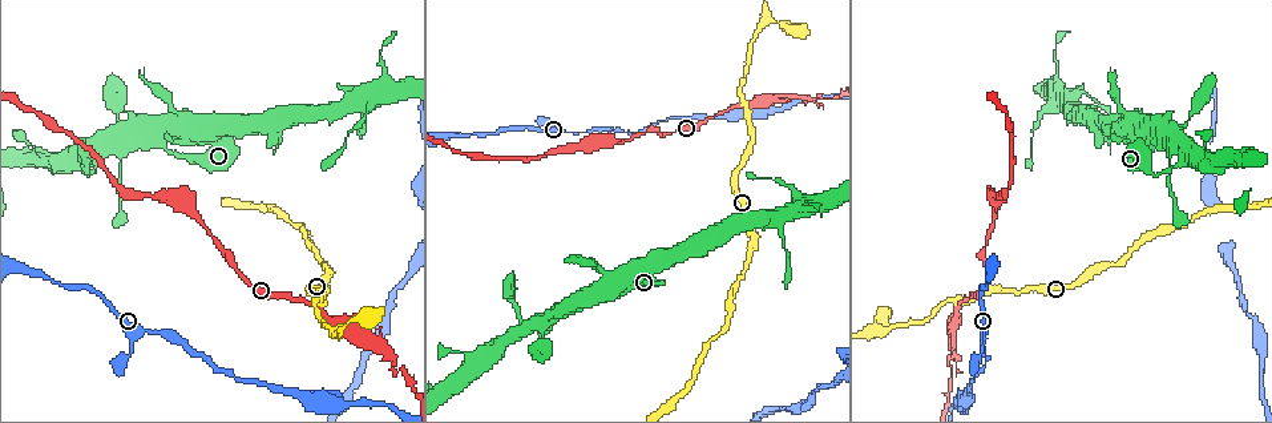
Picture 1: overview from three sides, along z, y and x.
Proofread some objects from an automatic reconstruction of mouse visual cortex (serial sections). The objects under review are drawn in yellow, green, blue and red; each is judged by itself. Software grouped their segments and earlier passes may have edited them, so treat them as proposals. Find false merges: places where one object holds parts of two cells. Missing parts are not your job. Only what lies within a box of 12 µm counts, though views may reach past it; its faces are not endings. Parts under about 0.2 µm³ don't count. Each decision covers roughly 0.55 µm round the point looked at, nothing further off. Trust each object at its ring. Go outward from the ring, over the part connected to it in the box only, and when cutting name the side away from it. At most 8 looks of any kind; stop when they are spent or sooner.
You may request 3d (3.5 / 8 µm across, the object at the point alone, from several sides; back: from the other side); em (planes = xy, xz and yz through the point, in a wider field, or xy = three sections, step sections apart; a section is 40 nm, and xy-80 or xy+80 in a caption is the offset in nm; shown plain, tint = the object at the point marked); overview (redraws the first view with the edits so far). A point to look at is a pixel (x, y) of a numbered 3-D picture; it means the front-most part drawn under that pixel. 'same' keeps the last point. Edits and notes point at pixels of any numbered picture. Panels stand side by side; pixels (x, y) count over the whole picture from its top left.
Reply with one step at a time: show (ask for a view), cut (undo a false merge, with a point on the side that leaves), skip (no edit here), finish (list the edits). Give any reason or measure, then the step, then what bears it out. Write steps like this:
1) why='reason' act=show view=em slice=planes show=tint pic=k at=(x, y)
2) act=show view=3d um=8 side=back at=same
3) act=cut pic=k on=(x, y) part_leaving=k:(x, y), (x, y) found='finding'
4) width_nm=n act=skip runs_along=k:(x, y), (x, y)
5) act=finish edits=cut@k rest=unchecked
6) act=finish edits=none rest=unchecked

why='calibre changes' act=show view=3d um=3.5 pic=1 at=(790, 98)

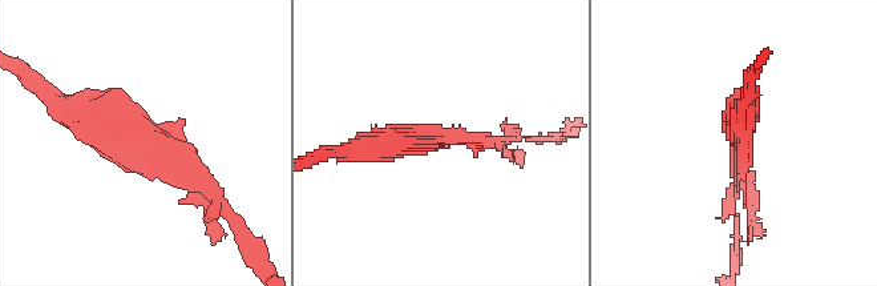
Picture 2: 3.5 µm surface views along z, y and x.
act=show view=em slice=xy step=1 show=tint pic=2 at=(446, 137)

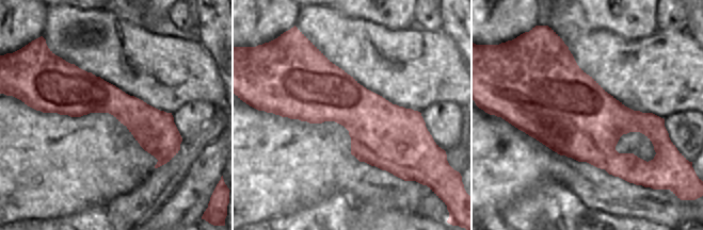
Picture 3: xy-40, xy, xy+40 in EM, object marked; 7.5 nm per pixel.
act=skip runs_along=2:(65, 104), (176, 145), (213, 189) found='all the same cell'

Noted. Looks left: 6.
why='thick turns thin' act=show view=em slice=xy step=2 show=tint pic=1 at=(190, 132)

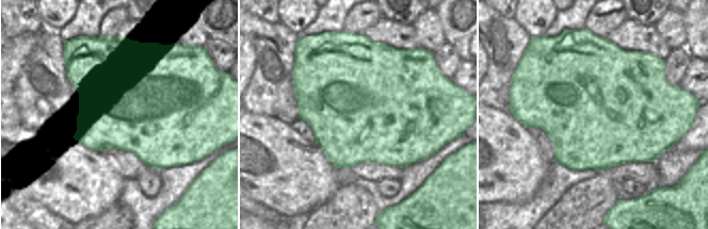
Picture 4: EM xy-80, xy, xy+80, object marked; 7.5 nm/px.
why='wider look' act=show view=3d um=3.5 at=same

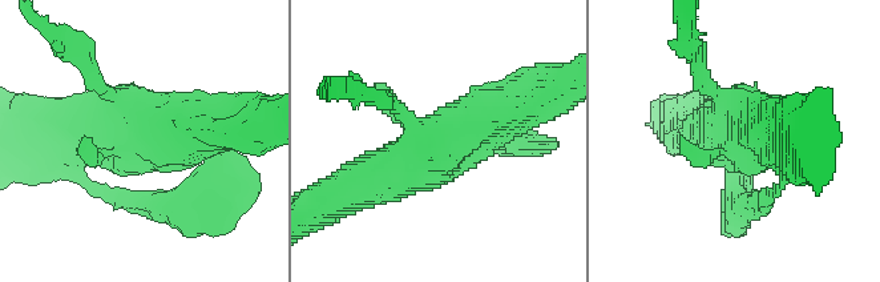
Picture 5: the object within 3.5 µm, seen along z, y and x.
act=skip found='continuous, no second cell'

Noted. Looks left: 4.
why='sharp bend' act=show view=3d um=8 pic=1 at=(762, 23)

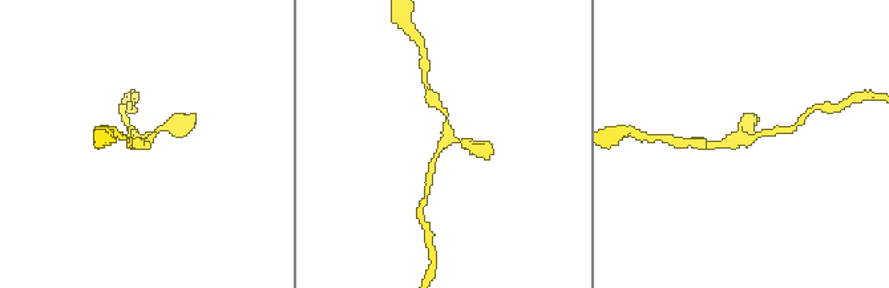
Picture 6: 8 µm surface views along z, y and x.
act=show view=3d um=3.5 pic=6 at=(447, 141)

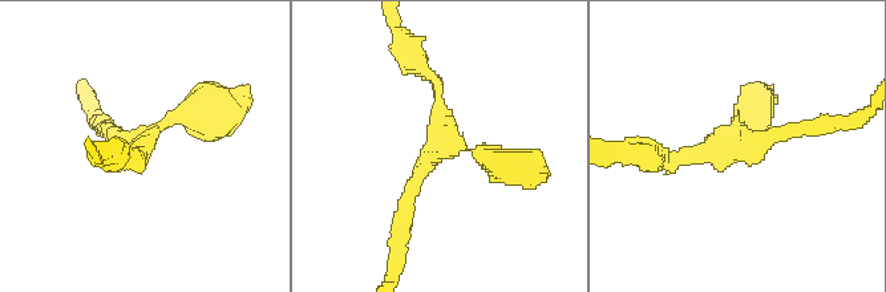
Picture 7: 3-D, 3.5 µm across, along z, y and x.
act=show view=em slice=xy step=2 show=tint pic=7 at=(438, 148)

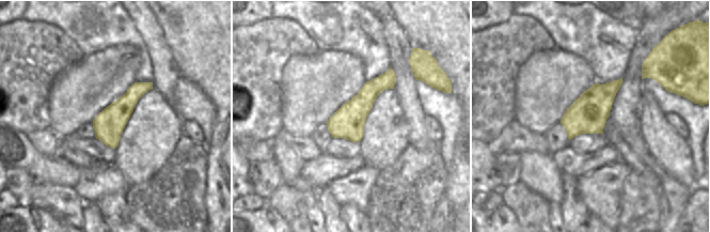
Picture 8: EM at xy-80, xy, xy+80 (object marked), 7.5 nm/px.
width_nm=240 act=skip runs_along=7:(104, 129), (136, 150), (181, 113), (214, 109) found='all the same cell'

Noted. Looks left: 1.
act=finish edits=none rest=unchecked

